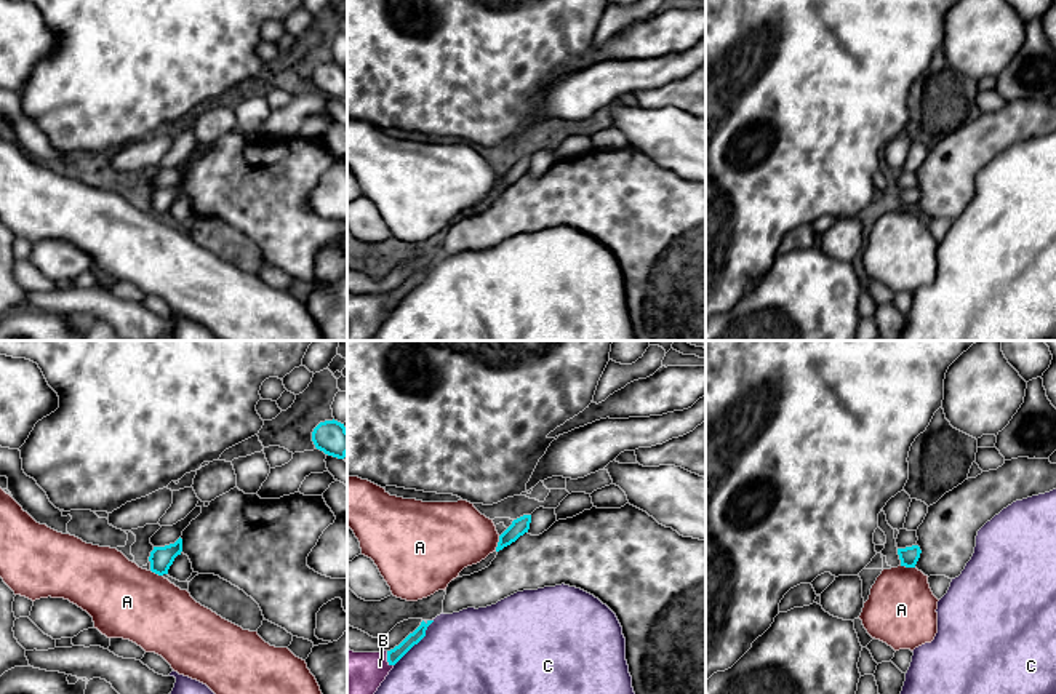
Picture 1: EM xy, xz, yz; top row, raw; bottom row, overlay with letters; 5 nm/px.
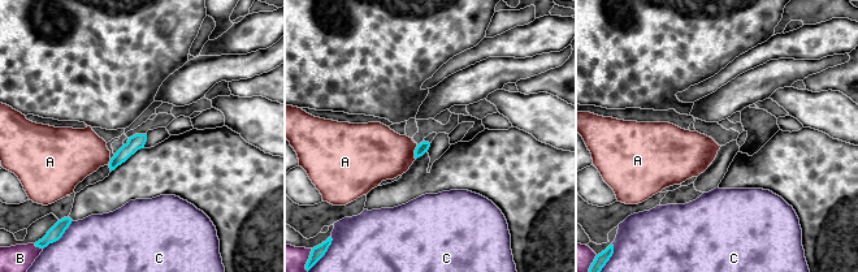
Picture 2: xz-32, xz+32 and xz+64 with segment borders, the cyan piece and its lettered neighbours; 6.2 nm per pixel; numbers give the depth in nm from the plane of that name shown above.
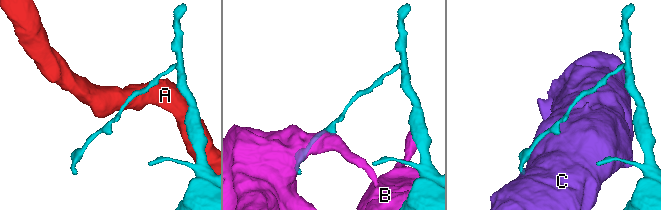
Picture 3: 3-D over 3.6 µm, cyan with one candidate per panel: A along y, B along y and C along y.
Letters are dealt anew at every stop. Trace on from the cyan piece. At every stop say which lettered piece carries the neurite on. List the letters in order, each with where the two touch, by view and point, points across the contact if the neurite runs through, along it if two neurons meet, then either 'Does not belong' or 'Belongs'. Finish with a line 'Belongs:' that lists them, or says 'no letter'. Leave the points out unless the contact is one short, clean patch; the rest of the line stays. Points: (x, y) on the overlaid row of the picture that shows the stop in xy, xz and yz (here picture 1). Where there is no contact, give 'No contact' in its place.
A: Touches cyan at xz (498, 544). Boundary: xz (500, 536), (495, 550). Does not belong
B: Touches cyan at xz (388, 659). Does not belong
C: Touches cyan at xz (416, 643). Does not belong
Belongs: no letter

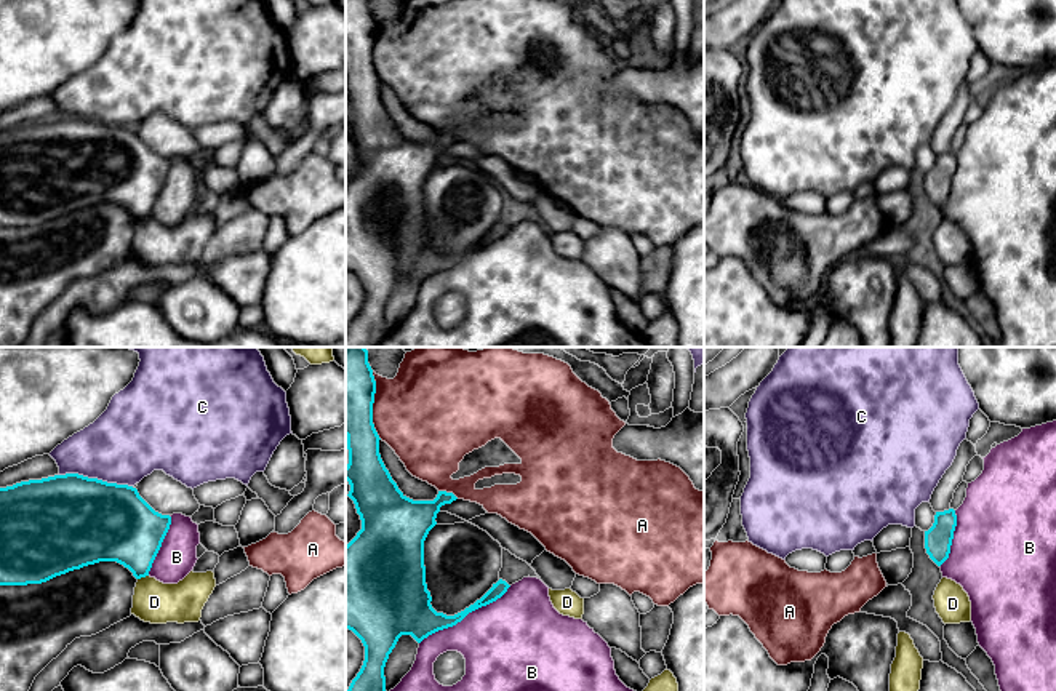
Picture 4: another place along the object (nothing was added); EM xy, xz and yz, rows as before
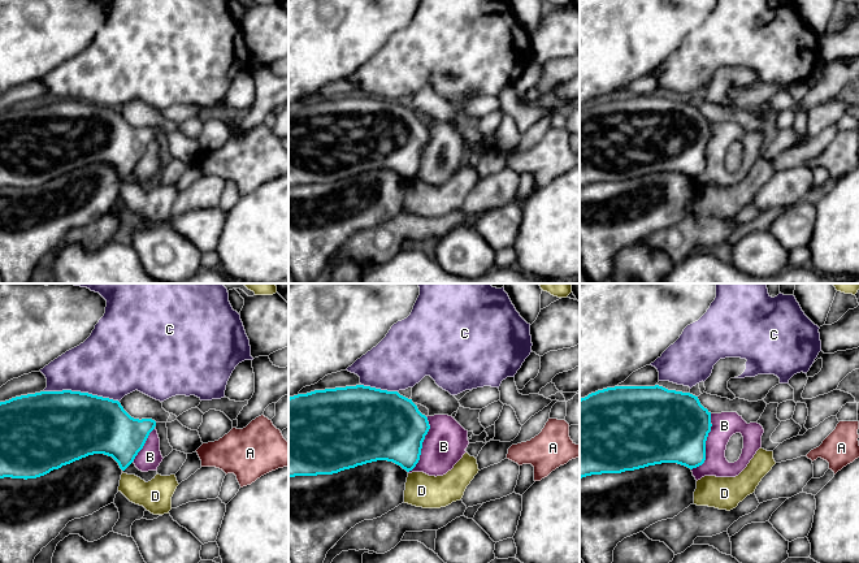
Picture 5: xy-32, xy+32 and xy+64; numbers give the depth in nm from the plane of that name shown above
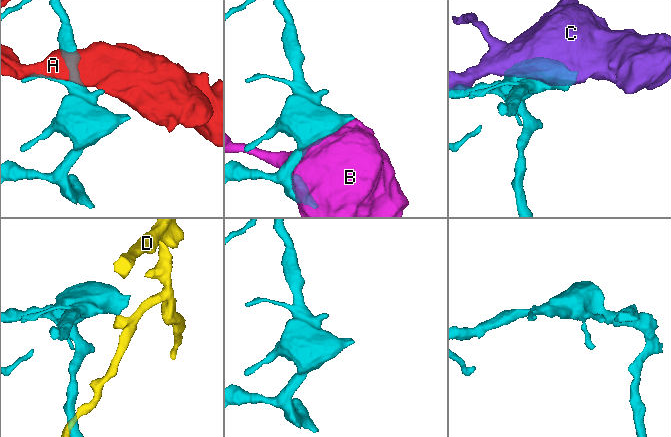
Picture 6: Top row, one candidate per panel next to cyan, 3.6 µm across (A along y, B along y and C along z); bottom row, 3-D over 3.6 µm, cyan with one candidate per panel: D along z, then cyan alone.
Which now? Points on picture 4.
A: Touches cyan at xz (372, 405). Does not belong
B: Touches cyan at xz (464, 616). Does not belong
C: Touches cyan at xy (95, 479). Does not belong
D: Touches cyan at xy (143, 576). Boundary: xy (148, 575), (138, 579). Does not belong
Belongs: no letter

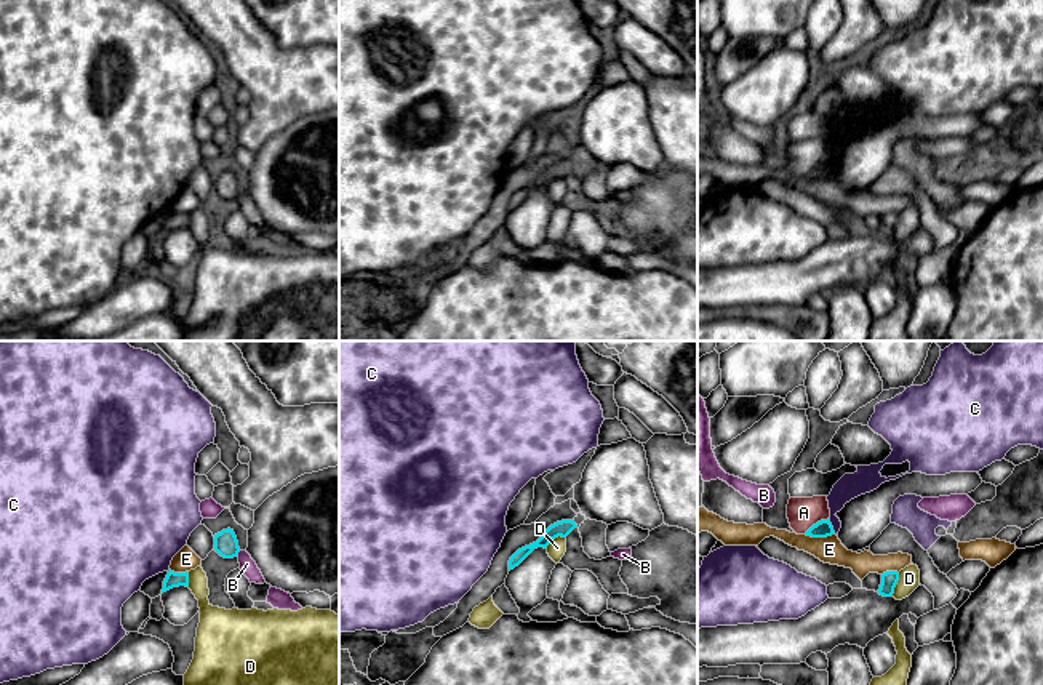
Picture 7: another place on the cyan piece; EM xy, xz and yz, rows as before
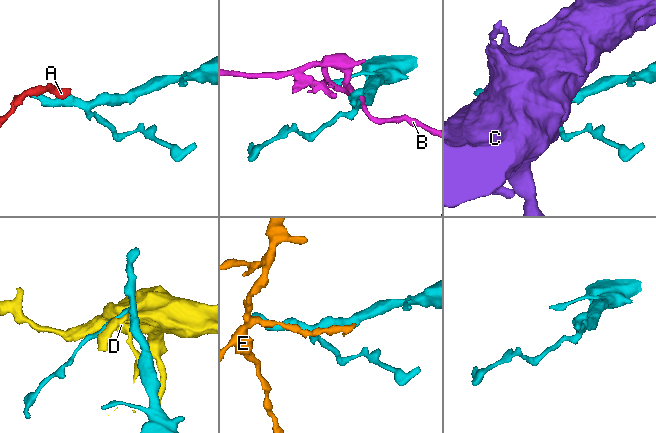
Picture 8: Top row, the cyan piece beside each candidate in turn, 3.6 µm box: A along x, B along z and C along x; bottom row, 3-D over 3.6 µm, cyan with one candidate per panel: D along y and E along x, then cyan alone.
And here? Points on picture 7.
A: Touches cyan at yz (816, 524). Boundary: yz (827, 517), (813, 524), (803, 533). Does not belong
B: Touches cyan at xy (237, 554). Does not belong
C: Touches cyan at yz (832, 527). Does not belong
D: Touches cyan at xz (554, 538). Boundary: xz (565, 536), (555, 536), (546, 548). Does not belong
E: Touches cyan at yz (819, 536). Does not belong
Belongs: no letter

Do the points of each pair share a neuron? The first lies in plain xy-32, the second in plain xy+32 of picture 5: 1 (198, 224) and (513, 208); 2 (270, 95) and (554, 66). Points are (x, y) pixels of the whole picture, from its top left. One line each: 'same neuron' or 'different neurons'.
1: same neuron
2: different neurons

